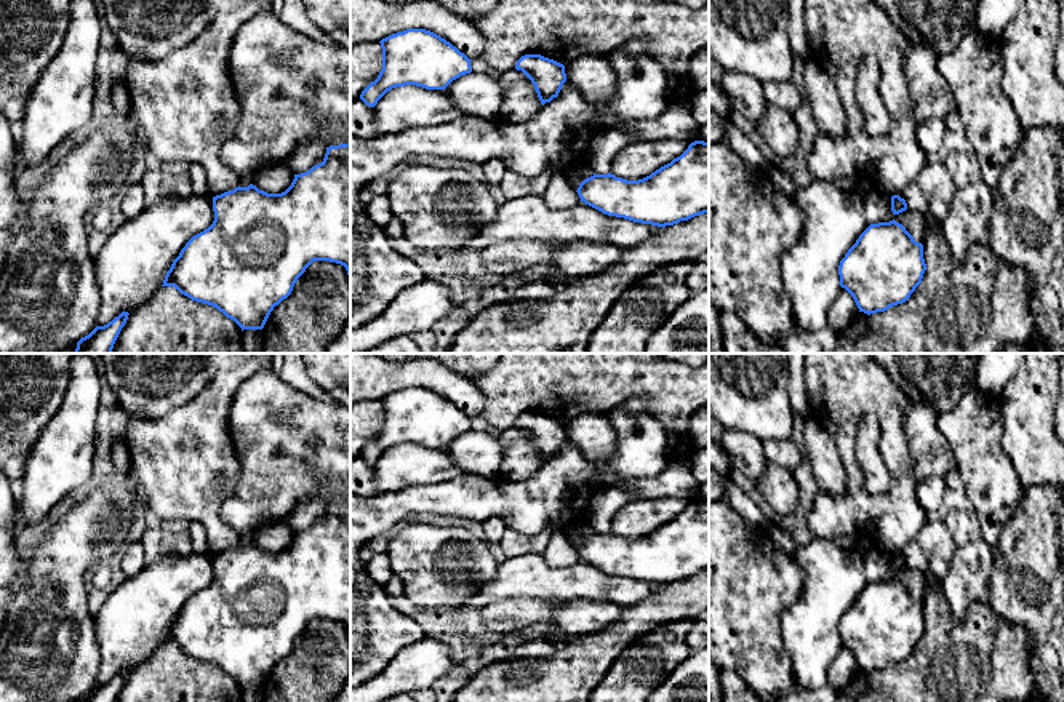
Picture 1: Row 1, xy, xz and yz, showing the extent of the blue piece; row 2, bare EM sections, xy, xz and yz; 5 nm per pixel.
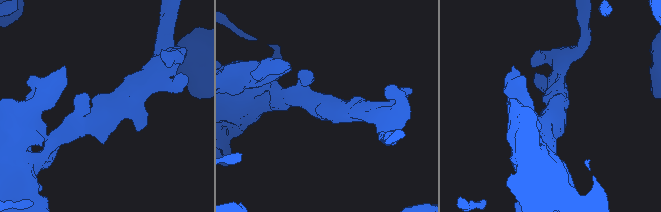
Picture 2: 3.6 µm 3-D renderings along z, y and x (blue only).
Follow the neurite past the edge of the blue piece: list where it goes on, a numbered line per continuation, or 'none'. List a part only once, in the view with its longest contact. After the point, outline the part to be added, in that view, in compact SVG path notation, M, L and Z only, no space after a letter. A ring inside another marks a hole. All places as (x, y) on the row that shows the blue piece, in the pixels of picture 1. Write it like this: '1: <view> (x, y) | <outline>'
none

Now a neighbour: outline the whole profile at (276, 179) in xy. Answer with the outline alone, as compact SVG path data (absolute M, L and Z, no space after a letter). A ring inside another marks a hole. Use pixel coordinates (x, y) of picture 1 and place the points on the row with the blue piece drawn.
M282 163L254 174L251 184L267 193L282 193L291 185L293 179L294 173L286 166L286 163Z

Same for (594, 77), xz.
M579 58L565 66L565 74L566 82L594 106L603 106L616 94L616 74L608 58Z

